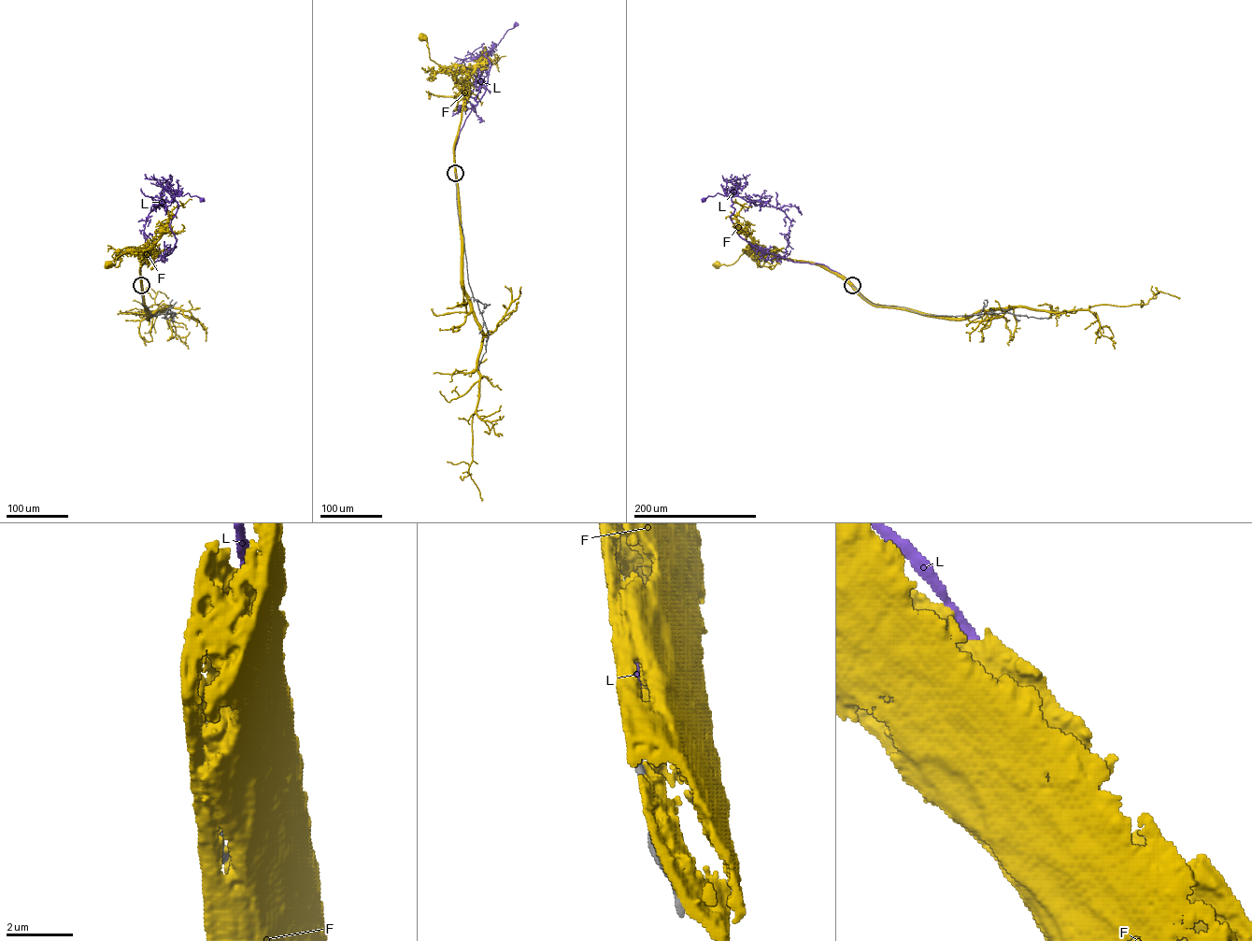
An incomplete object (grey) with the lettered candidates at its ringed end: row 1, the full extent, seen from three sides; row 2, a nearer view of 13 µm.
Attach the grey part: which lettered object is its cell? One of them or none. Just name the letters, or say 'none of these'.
L

